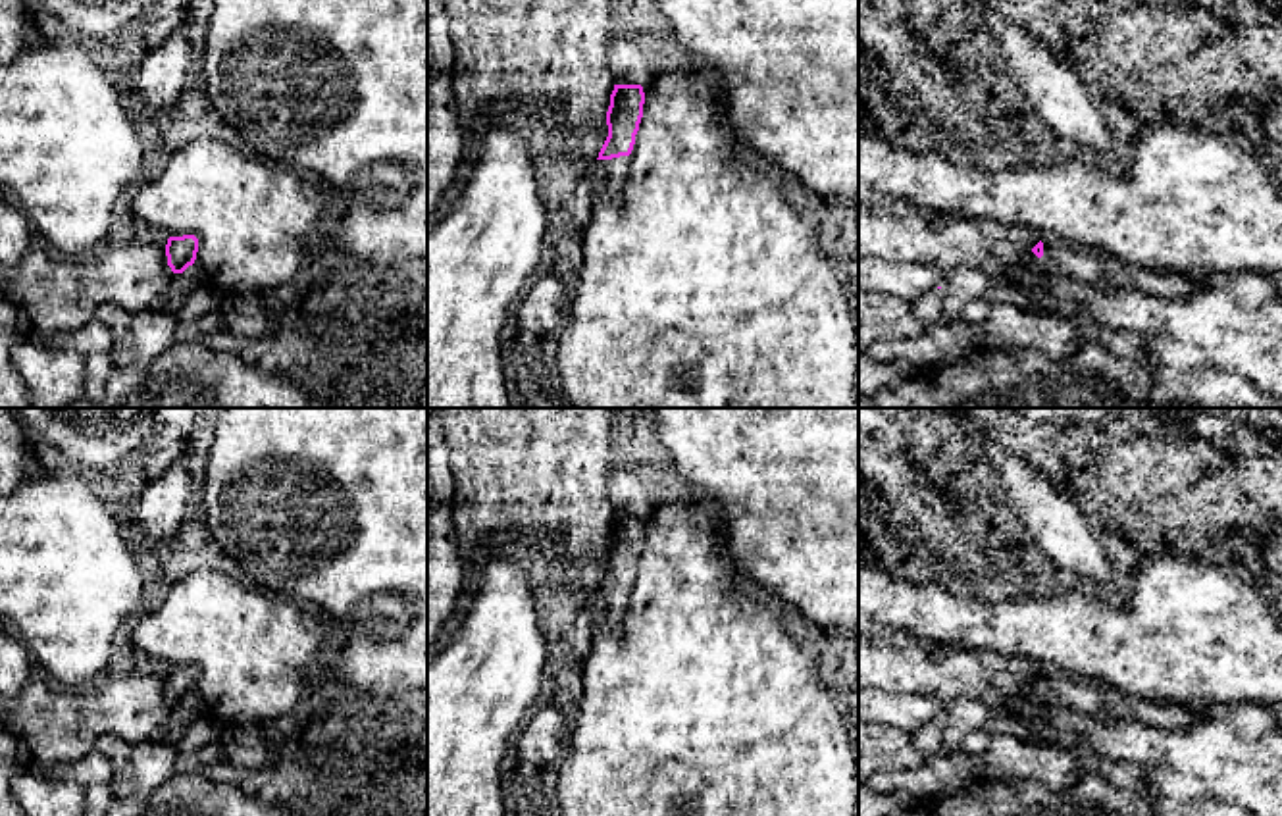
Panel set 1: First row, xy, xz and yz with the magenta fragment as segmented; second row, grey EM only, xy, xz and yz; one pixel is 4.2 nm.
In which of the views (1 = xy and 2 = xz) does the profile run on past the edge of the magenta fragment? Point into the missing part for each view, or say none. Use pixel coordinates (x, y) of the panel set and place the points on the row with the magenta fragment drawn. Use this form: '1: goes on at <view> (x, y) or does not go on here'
1: does not go on here
2: goes on at xz (613, 172)

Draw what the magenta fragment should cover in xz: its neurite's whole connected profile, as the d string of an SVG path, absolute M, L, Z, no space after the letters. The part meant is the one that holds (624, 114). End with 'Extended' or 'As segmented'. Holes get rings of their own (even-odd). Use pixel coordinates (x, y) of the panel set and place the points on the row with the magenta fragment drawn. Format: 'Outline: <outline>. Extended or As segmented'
Outline: M614 85L606 112L608 137L593 167L593 175L610 191L618 192L626 181L643 104L641 85Z. Extended

